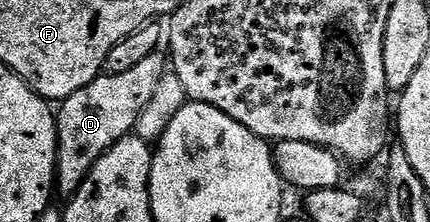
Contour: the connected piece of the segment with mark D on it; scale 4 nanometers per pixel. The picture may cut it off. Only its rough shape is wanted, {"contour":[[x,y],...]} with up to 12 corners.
{"contour":[[147,56],[56,107],[58,195],[72,196],[167,73]]}

